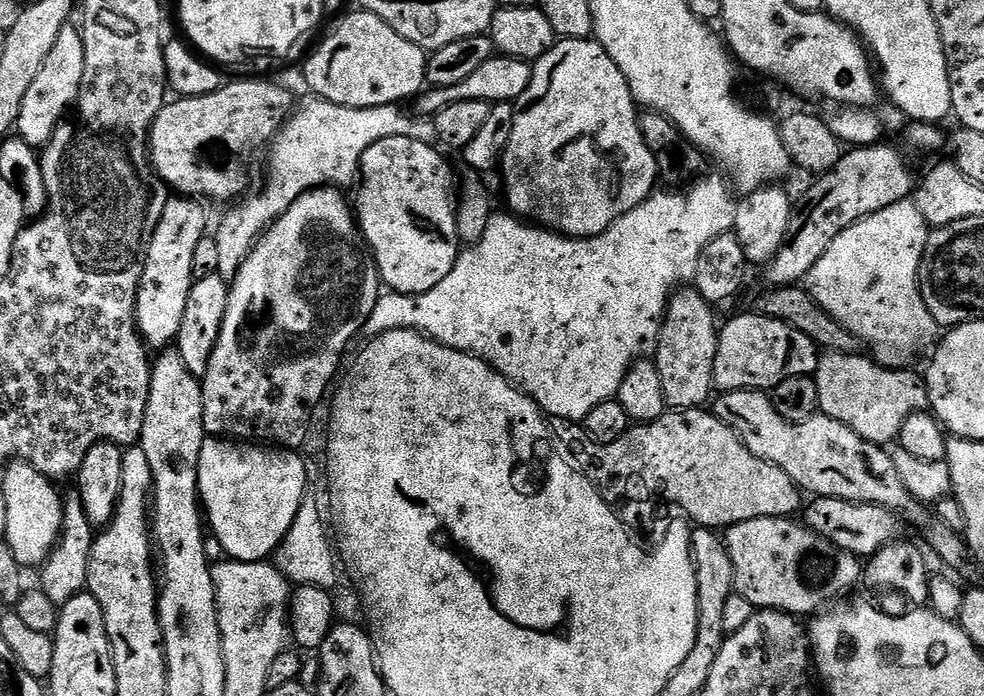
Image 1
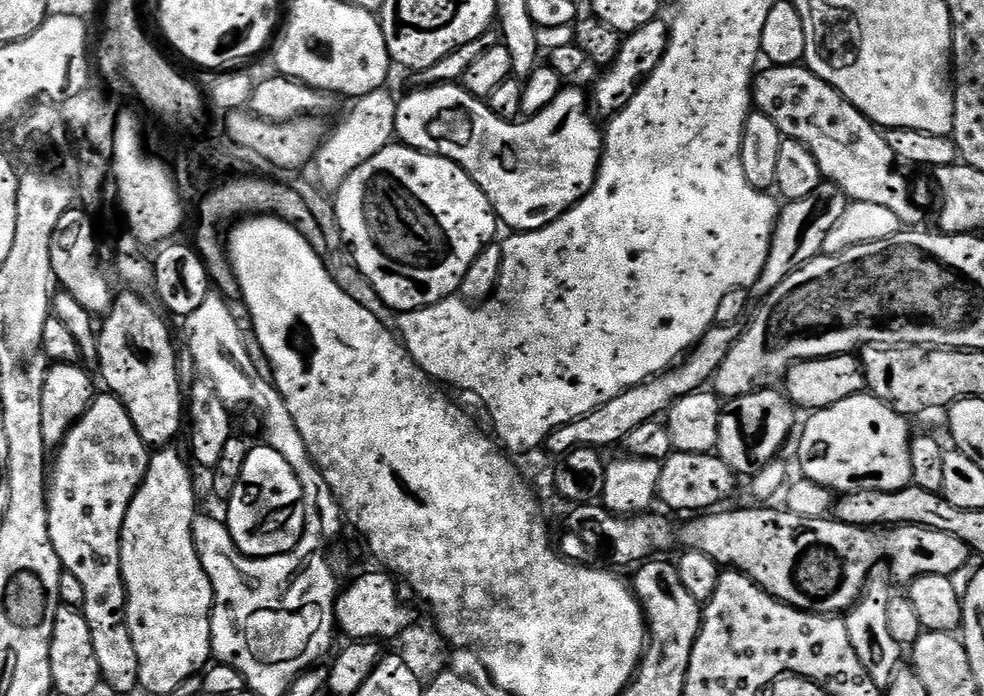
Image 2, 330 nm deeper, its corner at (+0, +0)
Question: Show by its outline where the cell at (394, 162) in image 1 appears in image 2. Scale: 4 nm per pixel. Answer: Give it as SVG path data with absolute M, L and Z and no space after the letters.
M393 142L378 154L374 154L374 158L370 158L370 162L362 162L362 166L358 166L358 170L354 170L354 174L350 174L350 178L346 178L346 182L342 182L342 186L334 194L334 203L338 214L340 234L344 237L345 245L350 249L352 263L358 266L358 270L362 270L366 284L376 291L377 298L386 307L393 308L393 313L396 314L425 308L431 304L437 304L440 300L445 300L447 296L457 295L462 286L462 278L466 278L466 270L470 270L470 262L474 262L474 258L478 258L480 251L497 239L498 221L496 211L490 206L490 198L486 198L486 194L482 194L482 190L476 185L474 178L470 178L470 174L466 174L466 170L462 170L462 166L458 166L452 160L447 160L445 156L420 152L417 148L407 148L406 145L399 142Z

